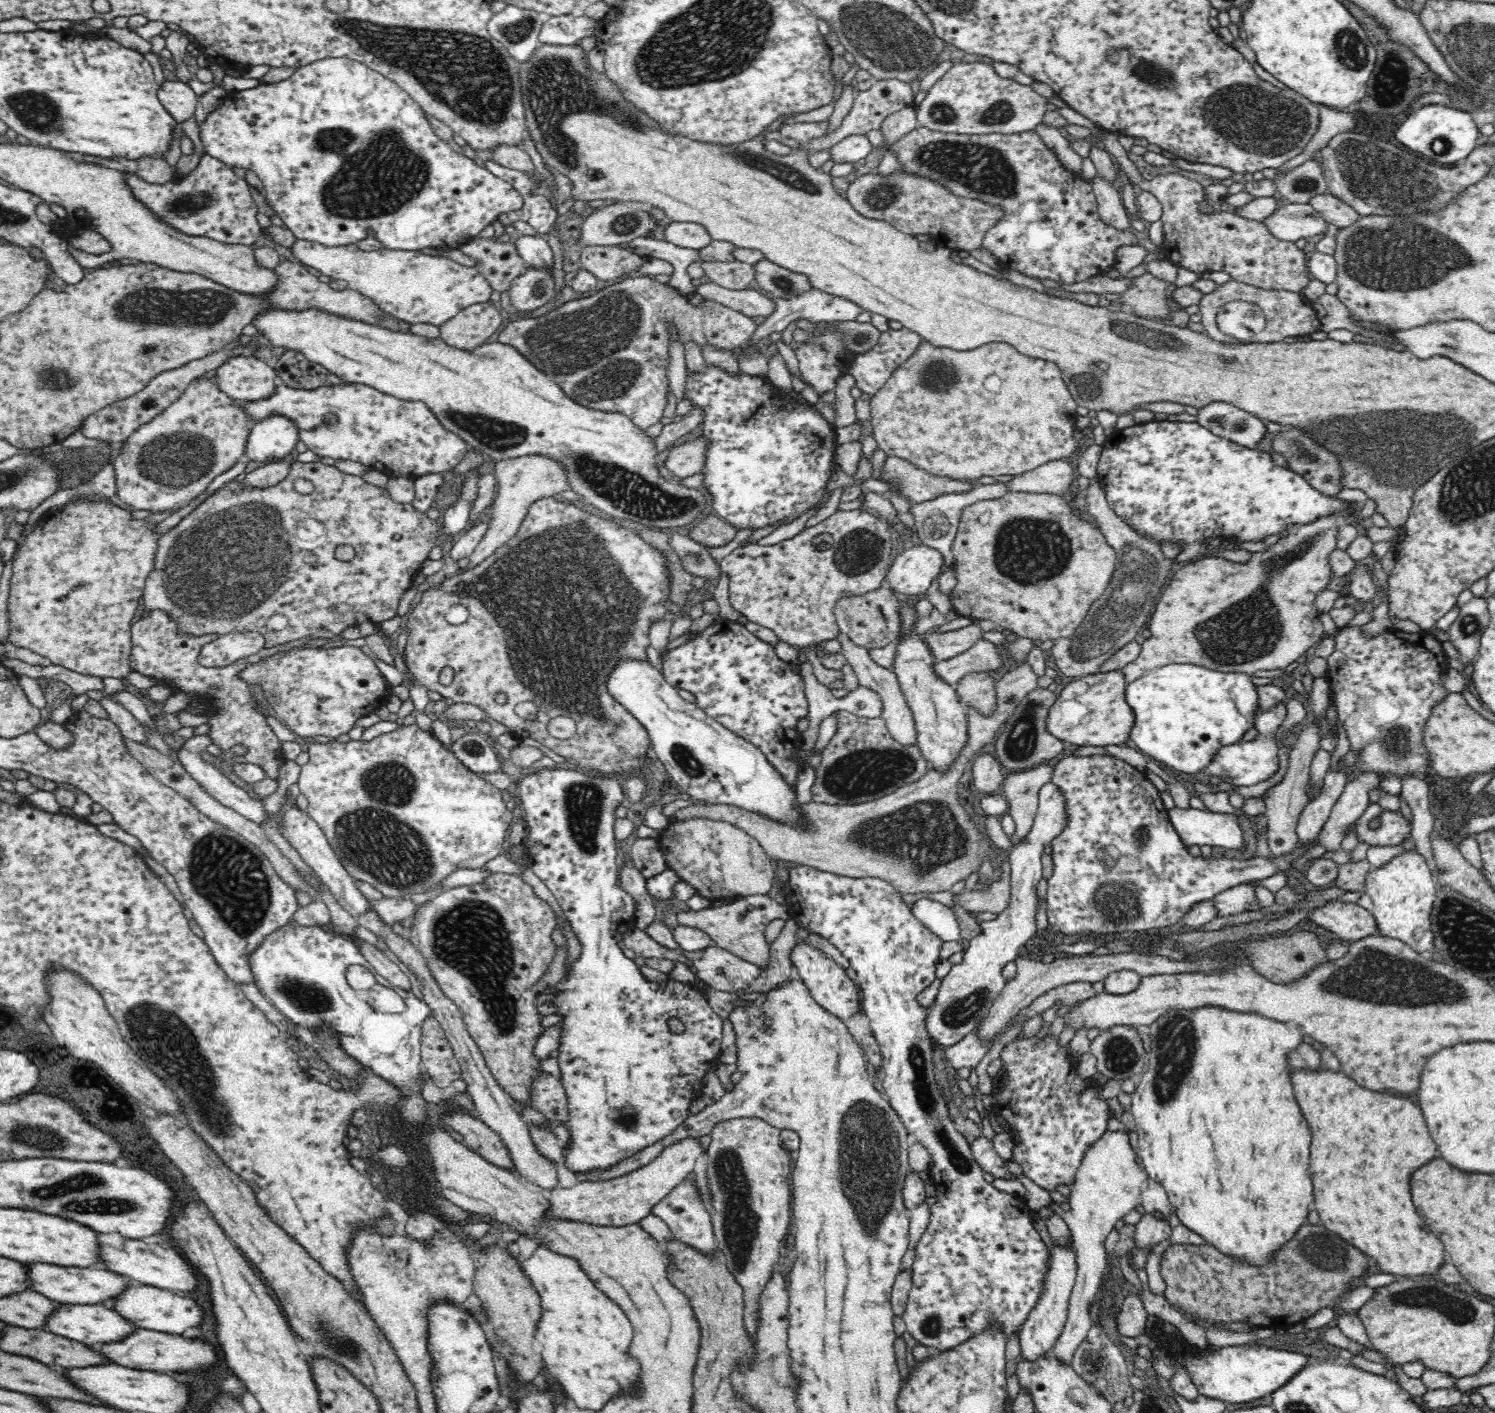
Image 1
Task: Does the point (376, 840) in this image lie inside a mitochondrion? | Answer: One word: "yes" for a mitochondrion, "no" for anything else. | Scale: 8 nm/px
yes

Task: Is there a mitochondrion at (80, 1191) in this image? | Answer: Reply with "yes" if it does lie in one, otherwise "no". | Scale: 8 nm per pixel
yes

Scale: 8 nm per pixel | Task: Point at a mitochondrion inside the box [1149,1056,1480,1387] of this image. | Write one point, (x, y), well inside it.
(1457, 1309)

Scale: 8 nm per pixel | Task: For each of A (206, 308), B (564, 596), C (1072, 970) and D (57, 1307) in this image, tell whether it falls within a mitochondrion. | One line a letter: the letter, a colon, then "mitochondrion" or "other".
A: mitochondrion
B: mitochondrion
C: other
D: other

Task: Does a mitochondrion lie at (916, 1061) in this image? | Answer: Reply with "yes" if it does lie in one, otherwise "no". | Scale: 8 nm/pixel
yes

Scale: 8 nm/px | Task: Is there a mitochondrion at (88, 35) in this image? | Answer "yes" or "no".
no

